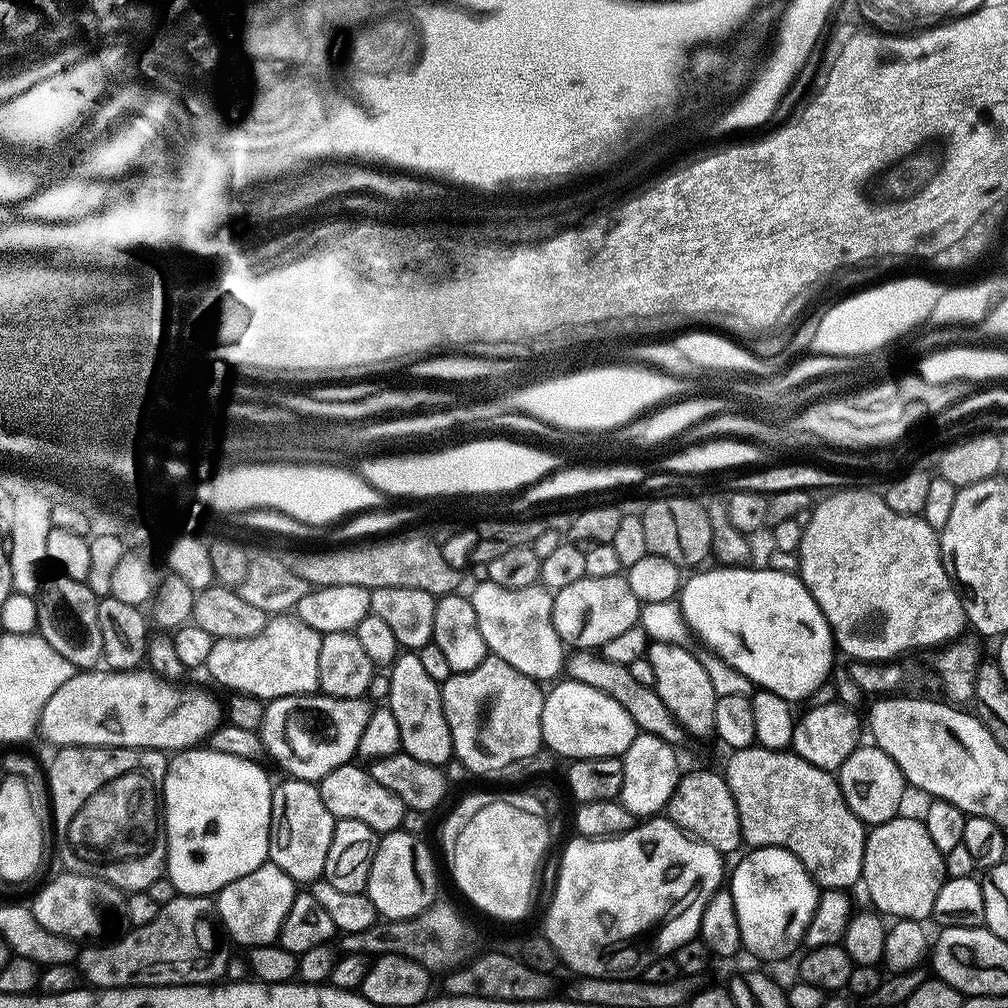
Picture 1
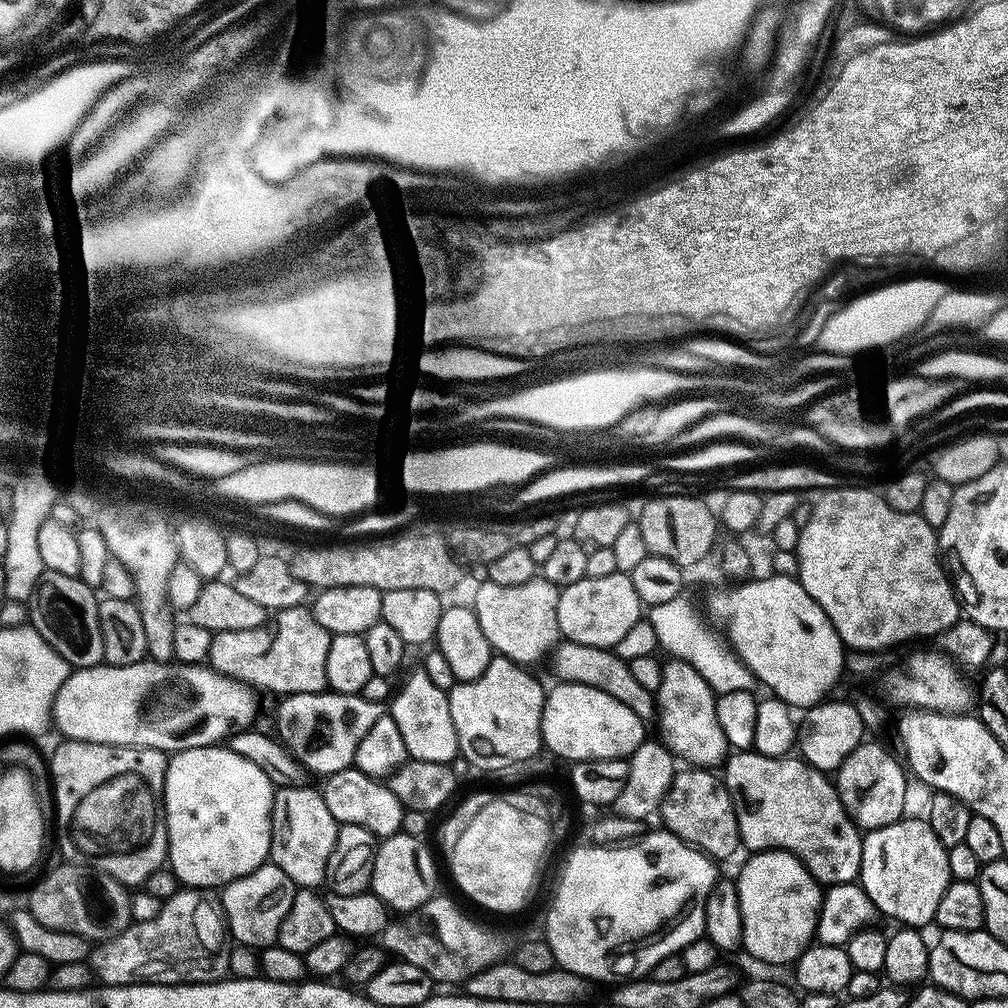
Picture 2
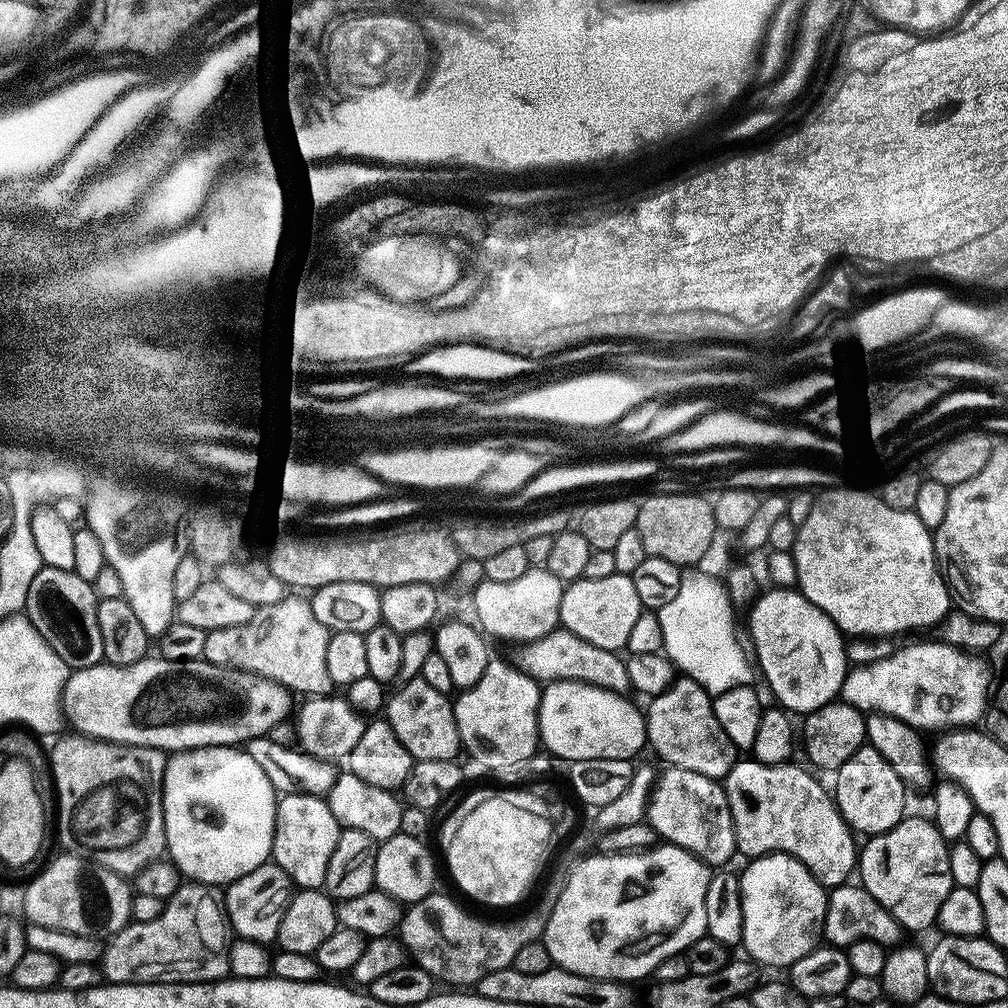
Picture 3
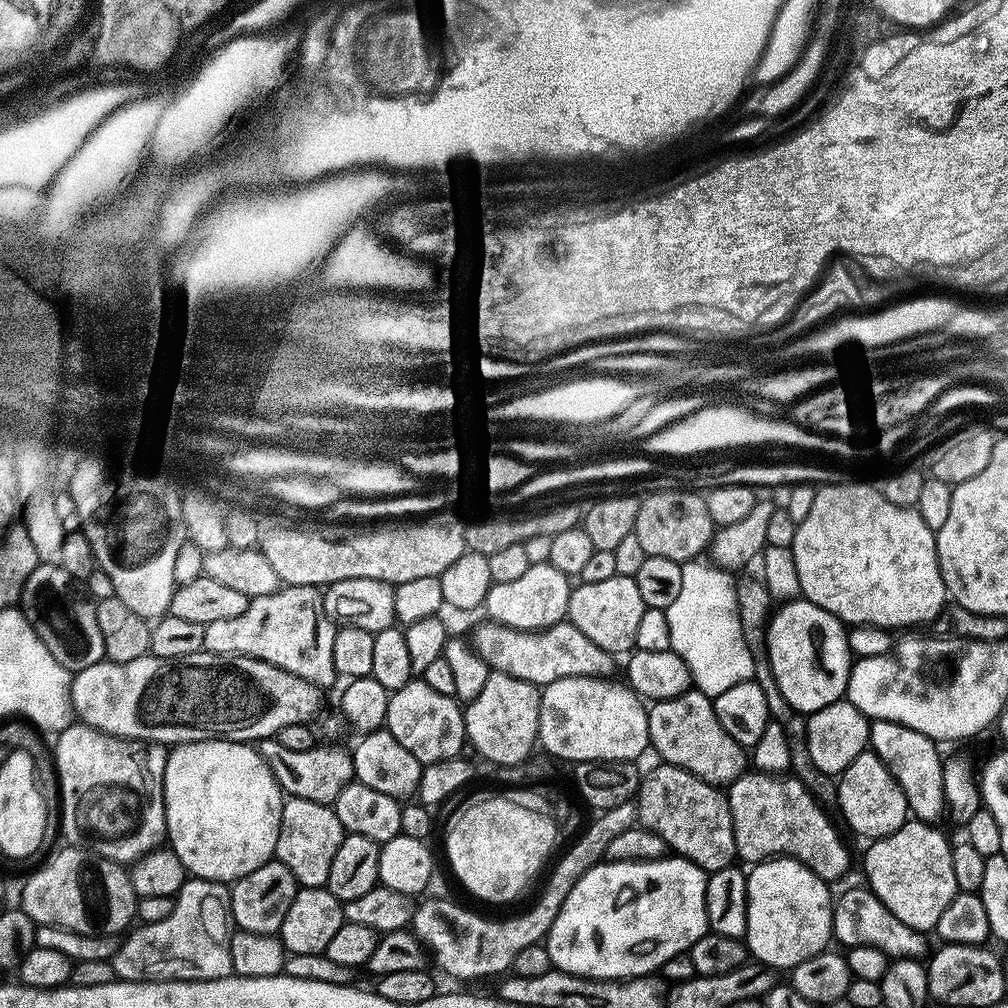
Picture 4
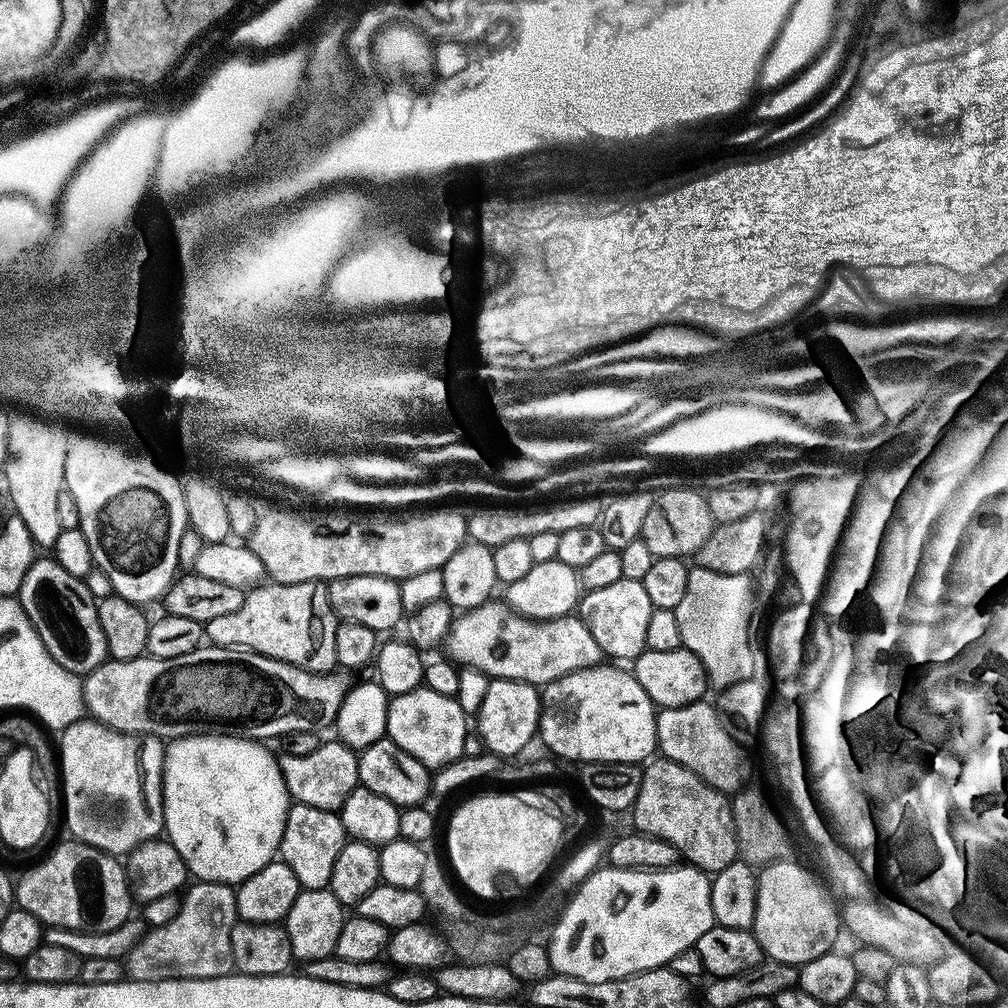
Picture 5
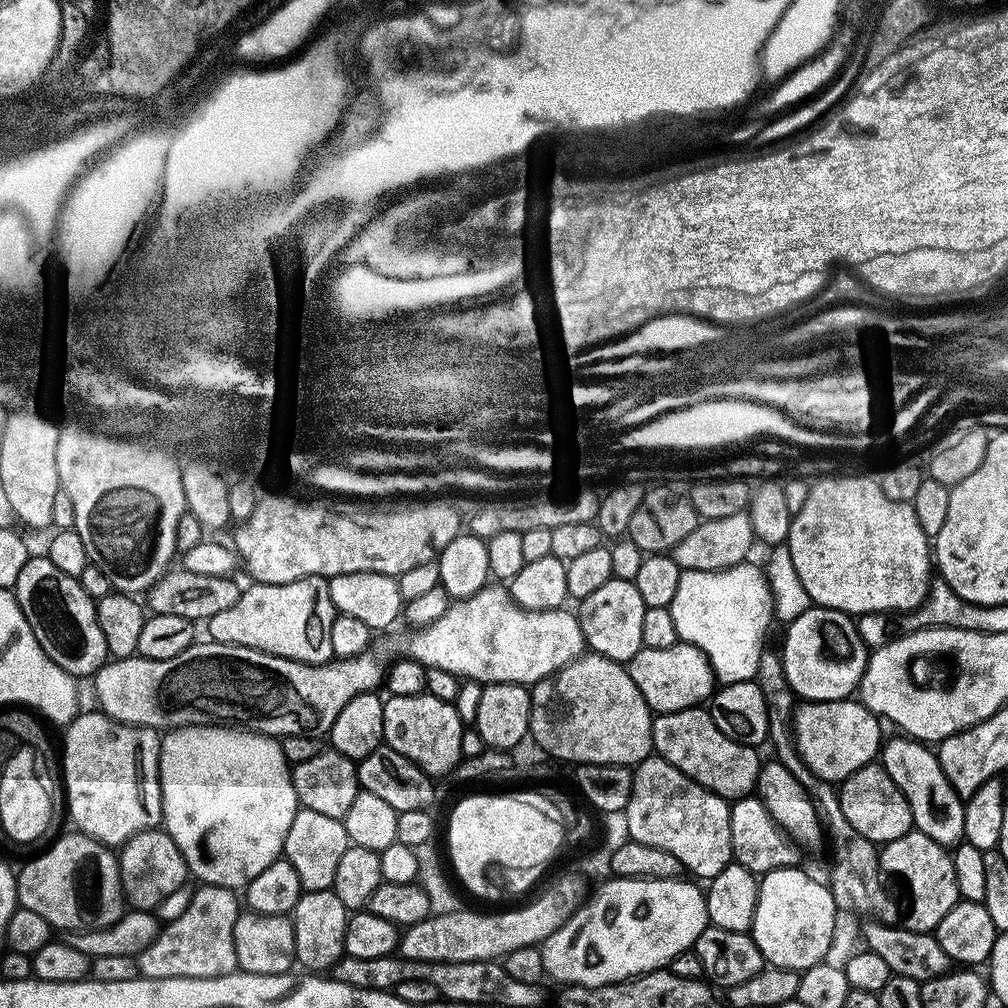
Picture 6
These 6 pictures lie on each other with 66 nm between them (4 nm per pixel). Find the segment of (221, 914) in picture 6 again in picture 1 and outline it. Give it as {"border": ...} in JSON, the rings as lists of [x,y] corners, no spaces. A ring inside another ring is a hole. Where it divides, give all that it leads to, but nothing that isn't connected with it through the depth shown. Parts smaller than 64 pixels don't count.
{"border":[[[178,894],[170,902],[163,904],[160,913],[158,914],[158,918],[154,918],[154,922],[146,922],[146,926],[128,930],[128,933],[126,933],[121,940],[116,940],[113,944],[106,945],[105,948],[96,948],[100,946],[81,947],[78,952],[78,967],[81,977],[83,977],[83,979],[96,990],[102,988],[172,988],[176,984],[212,984],[213,982],[219,981],[228,970],[230,949],[224,945],[223,939],[225,940],[225,937],[222,935],[222,928],[218,923],[218,913],[213,897],[182,896]]]}

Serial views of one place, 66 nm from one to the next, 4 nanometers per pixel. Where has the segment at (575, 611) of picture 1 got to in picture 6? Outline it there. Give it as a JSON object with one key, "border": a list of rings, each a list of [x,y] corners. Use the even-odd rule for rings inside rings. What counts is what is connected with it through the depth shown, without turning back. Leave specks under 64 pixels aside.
{"border":[[[610,579],[594,594],[579,601],[578,619],[584,635],[584,643],[597,656],[605,656],[608,660],[627,662],[644,647],[642,642],[642,618],[646,618],[647,606],[642,602],[642,594],[638,594],[638,586],[631,580]]]}

